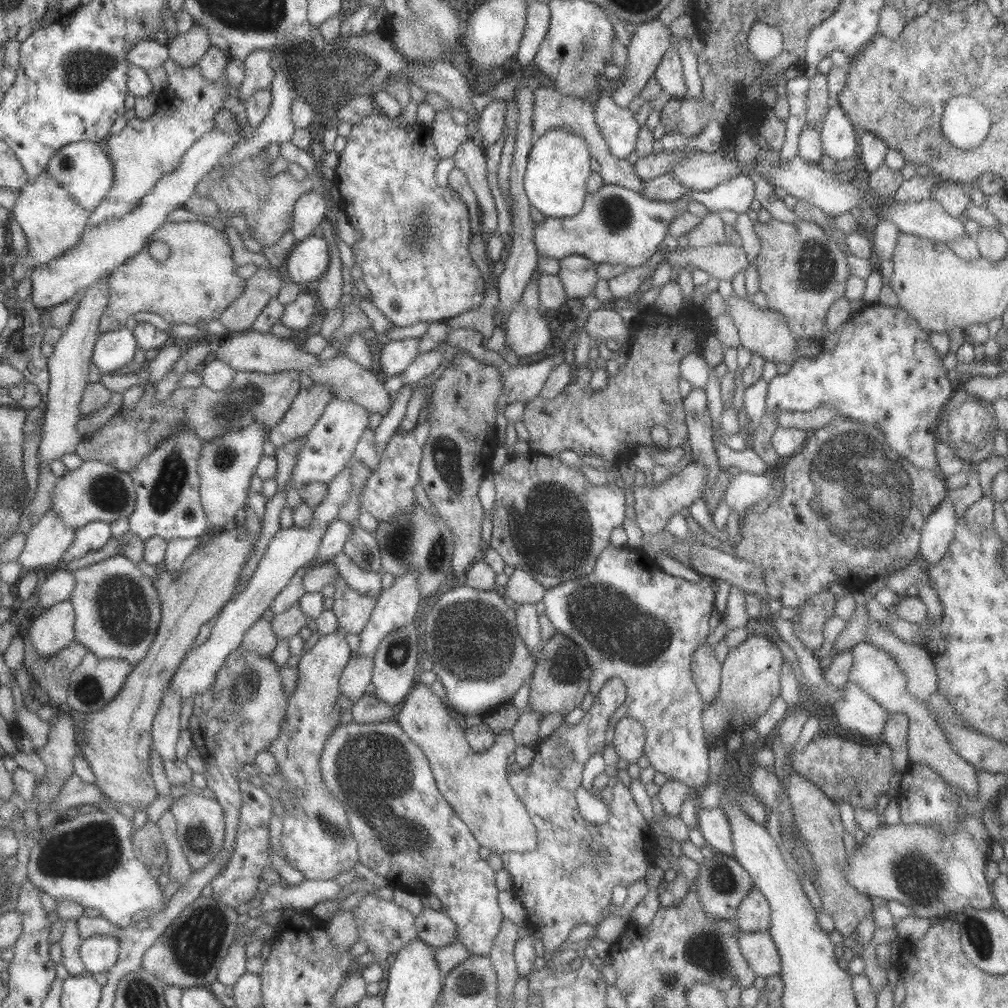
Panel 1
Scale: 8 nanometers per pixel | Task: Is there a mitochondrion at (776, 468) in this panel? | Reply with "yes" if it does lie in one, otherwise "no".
no

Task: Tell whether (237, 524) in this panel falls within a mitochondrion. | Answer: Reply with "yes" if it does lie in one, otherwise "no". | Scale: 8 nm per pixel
no

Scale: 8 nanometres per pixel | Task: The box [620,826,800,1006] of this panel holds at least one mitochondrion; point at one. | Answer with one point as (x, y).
(707, 952)

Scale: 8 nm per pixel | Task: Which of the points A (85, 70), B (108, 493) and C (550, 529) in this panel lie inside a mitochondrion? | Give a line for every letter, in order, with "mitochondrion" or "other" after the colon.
A: mitochondrion
B: mitochondrion
C: mitochondrion

